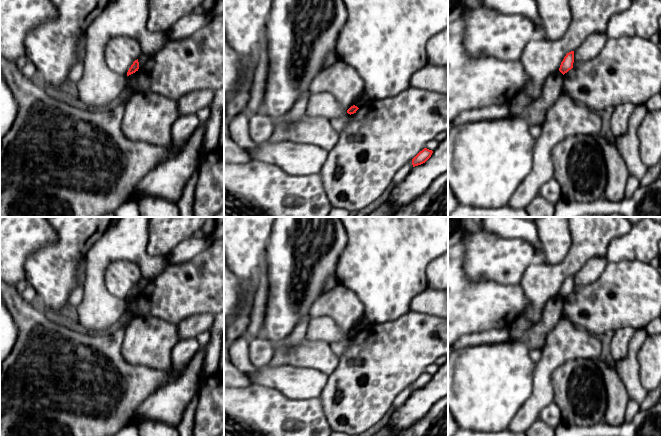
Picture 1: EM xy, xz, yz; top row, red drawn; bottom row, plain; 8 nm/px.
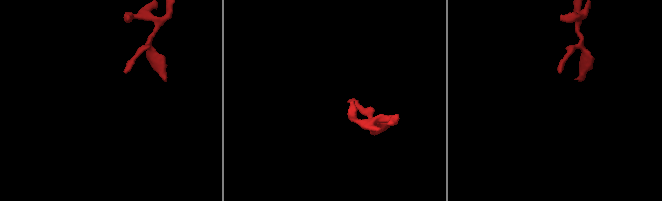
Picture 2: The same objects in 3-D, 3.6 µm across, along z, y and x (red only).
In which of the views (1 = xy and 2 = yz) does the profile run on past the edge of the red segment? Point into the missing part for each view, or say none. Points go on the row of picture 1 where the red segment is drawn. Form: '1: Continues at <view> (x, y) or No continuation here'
1: No continuation here
2: No continuation here

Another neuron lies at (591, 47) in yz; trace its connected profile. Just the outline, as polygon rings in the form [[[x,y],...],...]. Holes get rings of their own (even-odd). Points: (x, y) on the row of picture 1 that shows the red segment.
[[[592,33],[581,46],[574,50],[573,68],[578,68],[581,64],[595,58],[602,50],[607,35],[603,33]]]

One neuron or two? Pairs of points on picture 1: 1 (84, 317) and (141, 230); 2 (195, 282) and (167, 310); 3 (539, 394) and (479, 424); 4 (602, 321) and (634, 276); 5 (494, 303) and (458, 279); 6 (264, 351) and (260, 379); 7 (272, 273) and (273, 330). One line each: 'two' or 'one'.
1: one
2: one
3: two
4: one
5: one
6: two
7: one

